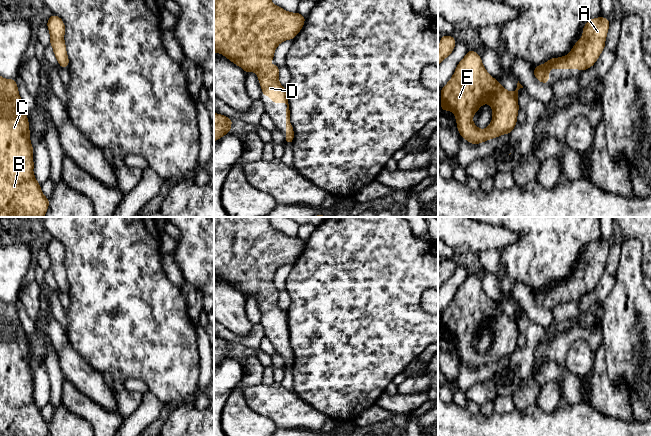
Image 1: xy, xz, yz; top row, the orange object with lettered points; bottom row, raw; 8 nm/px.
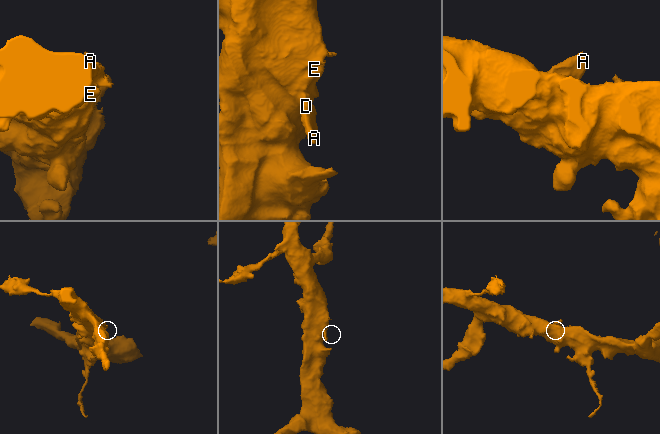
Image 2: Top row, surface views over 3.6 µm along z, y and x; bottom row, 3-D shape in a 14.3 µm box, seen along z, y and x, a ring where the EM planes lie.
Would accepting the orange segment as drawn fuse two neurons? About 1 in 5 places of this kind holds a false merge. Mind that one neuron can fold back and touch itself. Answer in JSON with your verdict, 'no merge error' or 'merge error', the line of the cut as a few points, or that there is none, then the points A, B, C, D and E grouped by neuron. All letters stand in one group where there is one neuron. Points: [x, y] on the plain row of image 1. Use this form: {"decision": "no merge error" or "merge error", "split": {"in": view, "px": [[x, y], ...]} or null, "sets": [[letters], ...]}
{"decision": "no merge error", "split": null, "sets": [["A", "B", "C", "D", "E"]]}

